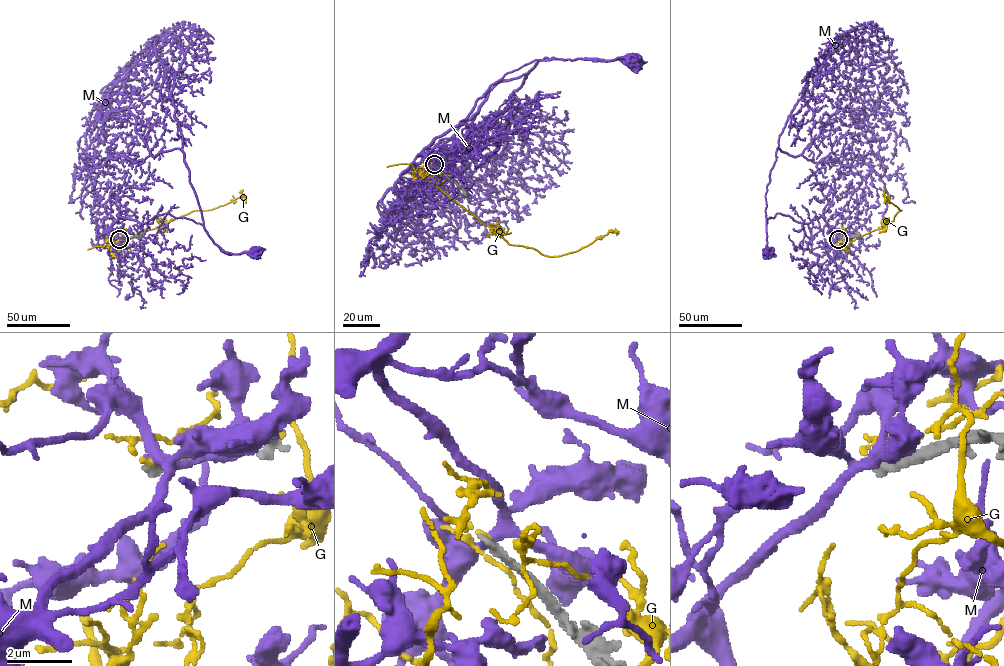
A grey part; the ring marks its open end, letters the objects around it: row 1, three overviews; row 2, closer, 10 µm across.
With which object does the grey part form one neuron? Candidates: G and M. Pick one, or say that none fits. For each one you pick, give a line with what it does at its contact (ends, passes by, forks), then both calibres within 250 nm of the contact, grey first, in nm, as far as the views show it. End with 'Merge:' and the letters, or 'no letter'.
Merge: no letter

